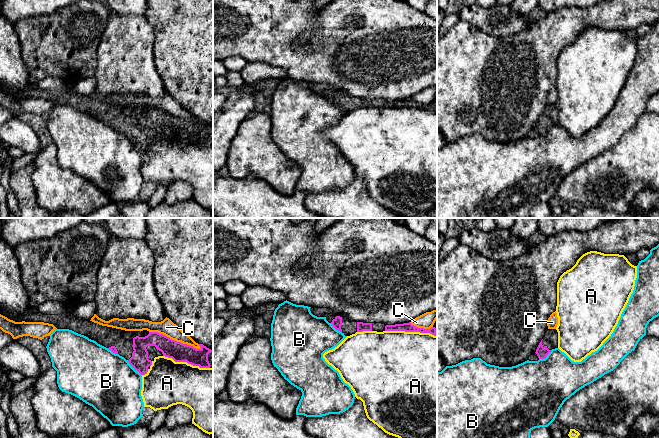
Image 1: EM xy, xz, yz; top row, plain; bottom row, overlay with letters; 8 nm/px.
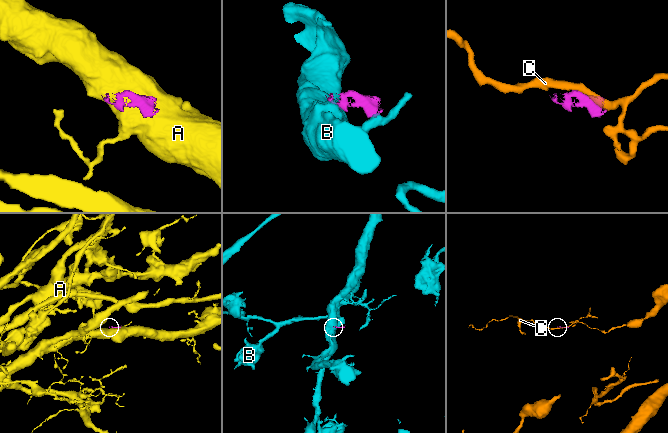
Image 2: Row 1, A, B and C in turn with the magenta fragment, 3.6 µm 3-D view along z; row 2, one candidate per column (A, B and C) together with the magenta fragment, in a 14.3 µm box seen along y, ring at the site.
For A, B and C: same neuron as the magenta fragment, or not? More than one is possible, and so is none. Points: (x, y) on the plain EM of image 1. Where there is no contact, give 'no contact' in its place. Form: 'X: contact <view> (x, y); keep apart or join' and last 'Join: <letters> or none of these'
A: contact xz (411, 107); keep apart
B: contact xy (134, 144); keep apart
C: contact xy (174, 116); keep apart
Join: none of these

